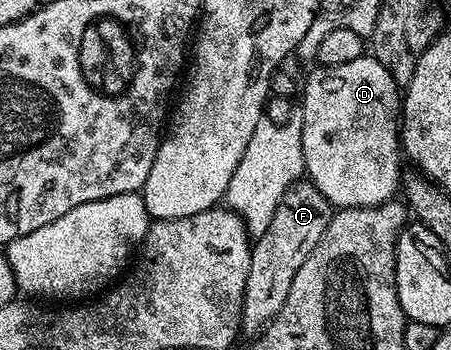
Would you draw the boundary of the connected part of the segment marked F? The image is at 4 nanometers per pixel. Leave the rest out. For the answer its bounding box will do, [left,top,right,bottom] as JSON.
[241,179,334,334]

